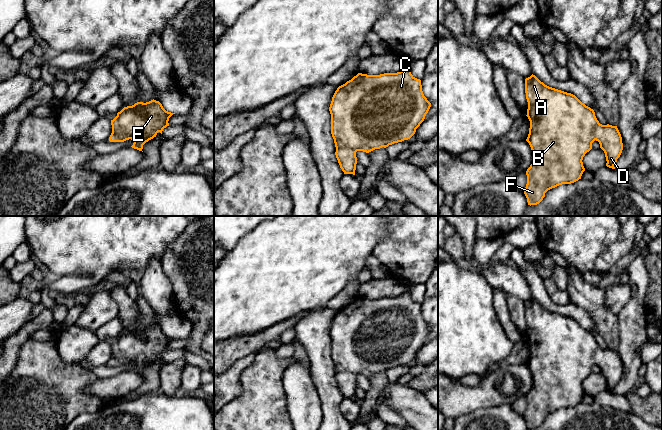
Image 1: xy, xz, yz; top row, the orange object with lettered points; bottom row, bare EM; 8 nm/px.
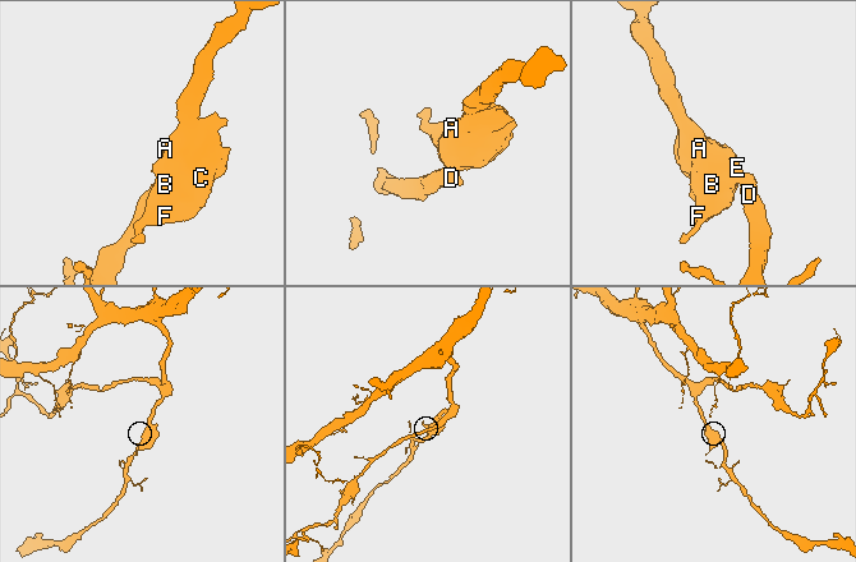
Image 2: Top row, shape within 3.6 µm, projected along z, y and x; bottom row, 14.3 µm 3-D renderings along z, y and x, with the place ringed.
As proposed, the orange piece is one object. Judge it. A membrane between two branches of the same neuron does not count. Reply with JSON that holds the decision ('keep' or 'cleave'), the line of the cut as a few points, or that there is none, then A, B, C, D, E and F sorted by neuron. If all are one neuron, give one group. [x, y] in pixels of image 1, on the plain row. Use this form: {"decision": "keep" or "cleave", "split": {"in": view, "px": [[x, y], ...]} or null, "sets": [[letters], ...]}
{"decision": "keep", "split": null, "sets": [["A", "B", "C", "D", "E", "F"]]}

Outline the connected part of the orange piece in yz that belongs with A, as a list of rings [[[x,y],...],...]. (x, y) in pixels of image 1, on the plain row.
[[[533,298],[525,303],[525,317],[528,326],[526,340],[530,345],[526,365],[533,378],[533,386],[526,395],[527,408],[524,414],[528,429],[539,428],[545,421],[545,417],[552,412],[562,408],[571,408],[581,403],[585,395],[583,381],[592,373],[592,367],[595,364],[599,366],[600,372],[605,377],[606,390],[615,393],[614,389],[623,374],[622,361],[617,350],[600,348],[594,334],[582,327],[575,319],[549,311]]]

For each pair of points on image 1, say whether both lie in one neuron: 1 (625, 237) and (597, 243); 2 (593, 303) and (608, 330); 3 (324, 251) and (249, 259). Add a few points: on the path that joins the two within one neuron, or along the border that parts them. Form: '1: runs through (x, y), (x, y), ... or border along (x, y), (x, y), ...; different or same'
1: border along (621, 226), (619, 236), (599, 255); different
2: runs through (598, 310), (606, 323); same
3: runs through (305, 256), (302, 259), (268, 259); same

